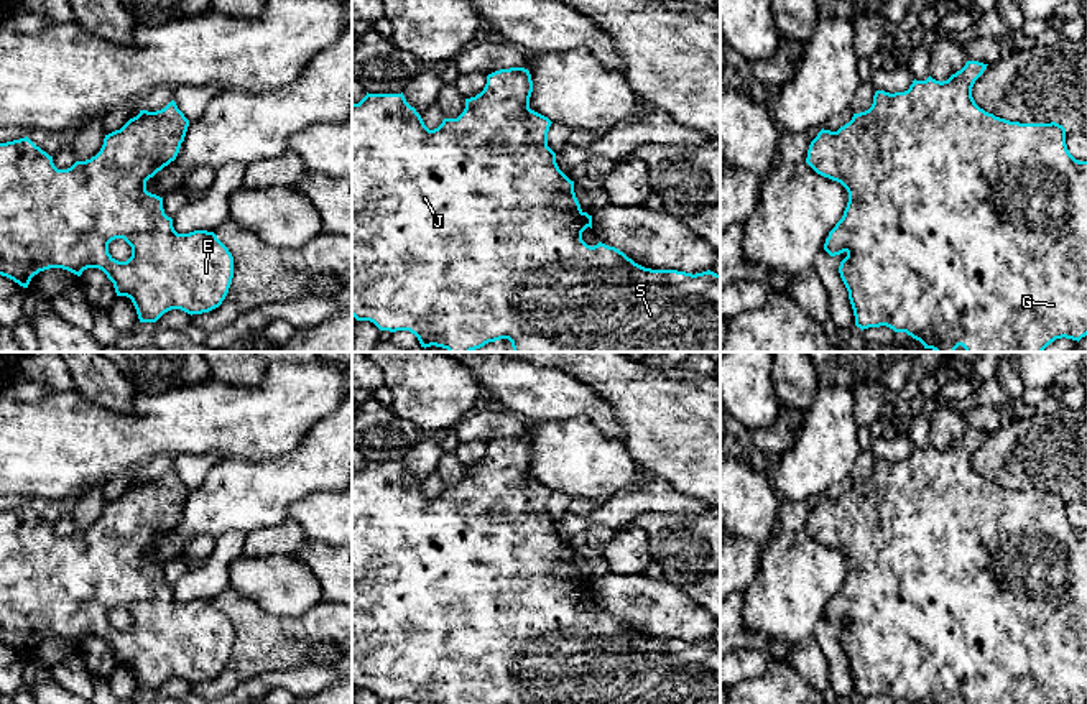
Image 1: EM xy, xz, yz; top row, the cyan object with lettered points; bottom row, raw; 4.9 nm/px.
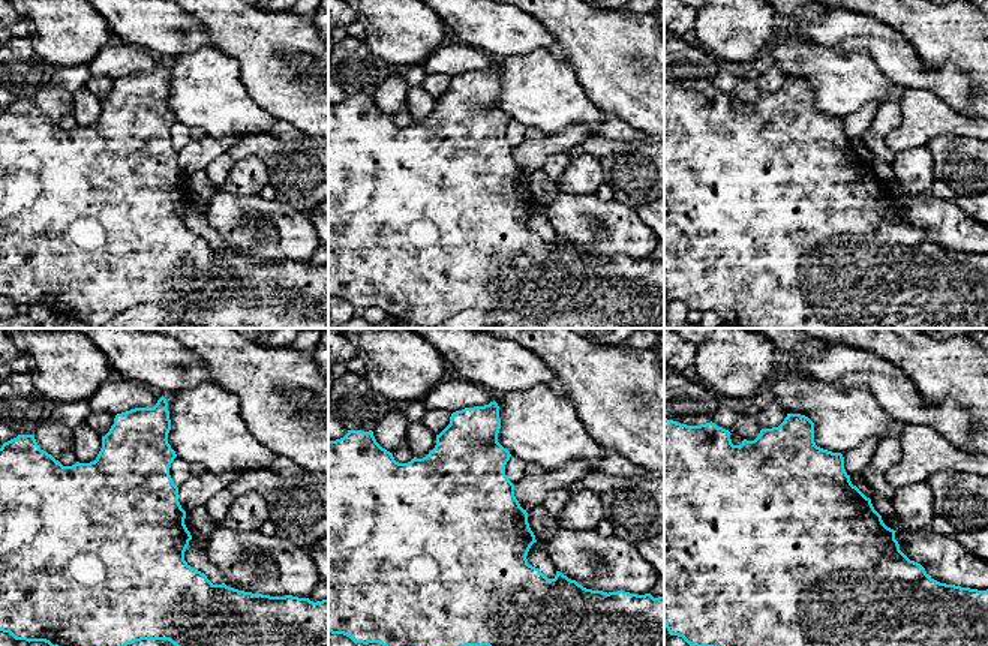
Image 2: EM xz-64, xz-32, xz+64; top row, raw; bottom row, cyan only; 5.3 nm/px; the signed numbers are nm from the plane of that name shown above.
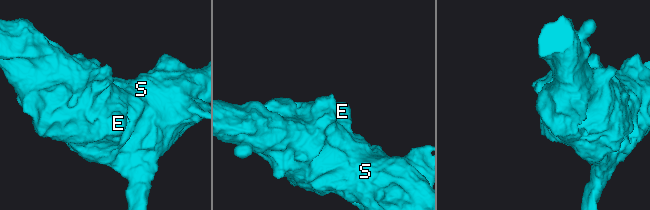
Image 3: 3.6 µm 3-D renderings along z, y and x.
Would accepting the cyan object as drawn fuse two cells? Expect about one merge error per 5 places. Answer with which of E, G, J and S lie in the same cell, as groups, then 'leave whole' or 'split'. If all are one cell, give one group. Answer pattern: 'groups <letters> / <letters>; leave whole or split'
groups E G J S; leave whole

